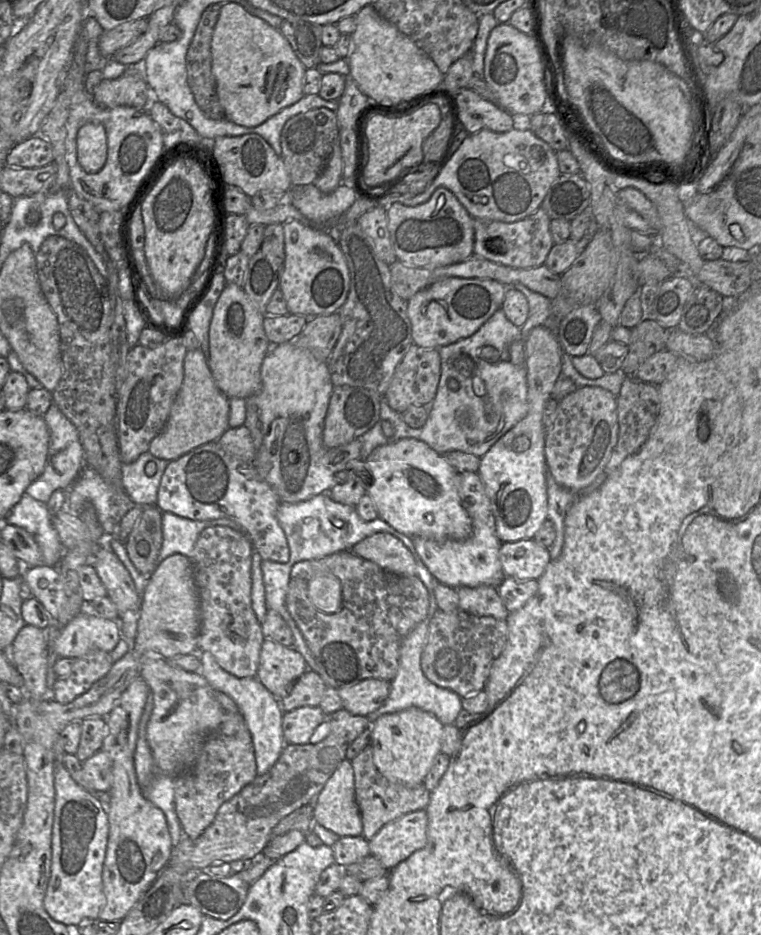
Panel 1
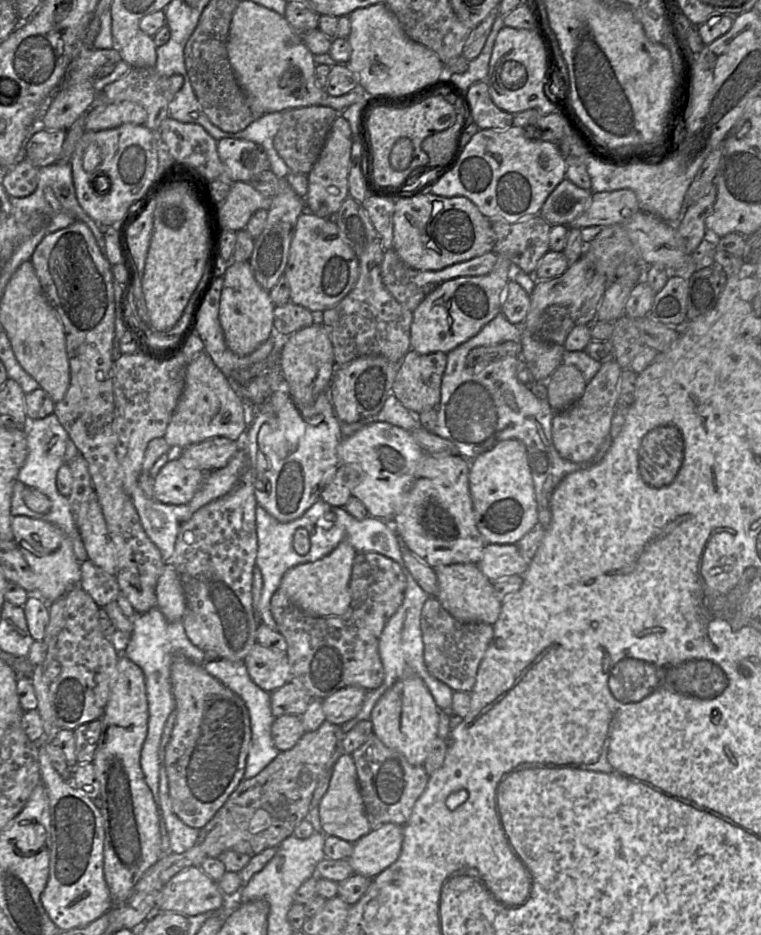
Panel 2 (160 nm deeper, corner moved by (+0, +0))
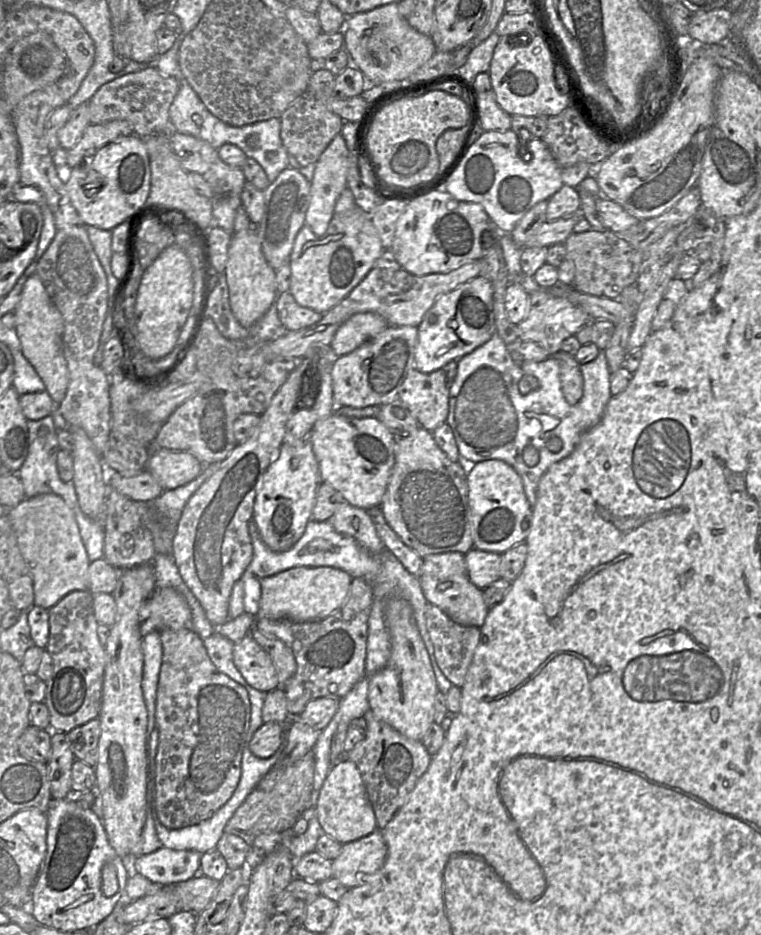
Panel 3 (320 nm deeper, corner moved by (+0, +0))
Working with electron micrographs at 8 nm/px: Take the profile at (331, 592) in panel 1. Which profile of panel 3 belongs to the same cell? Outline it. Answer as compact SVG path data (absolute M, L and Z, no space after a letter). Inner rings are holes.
M297 566L262 579L257 617L307 622L323 619L345 602L353 577L331 566Z

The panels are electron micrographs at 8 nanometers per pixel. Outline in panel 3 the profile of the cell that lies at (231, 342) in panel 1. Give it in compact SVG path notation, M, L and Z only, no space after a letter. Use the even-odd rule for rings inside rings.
M257 226L232 234L223 273L228 285L230 309L240 325L249 328L265 314L279 294L275 283L276 271L263 255Z

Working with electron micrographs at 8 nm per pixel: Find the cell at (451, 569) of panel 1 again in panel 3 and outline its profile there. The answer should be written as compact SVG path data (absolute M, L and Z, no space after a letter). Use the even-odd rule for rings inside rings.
M423 427L407 437L396 438L394 455L394 466L381 501L381 510L393 531L422 558L431 554L452 551L465 554L470 551L474 543L470 526L467 477L461 464L450 460L439 448L432 433Z

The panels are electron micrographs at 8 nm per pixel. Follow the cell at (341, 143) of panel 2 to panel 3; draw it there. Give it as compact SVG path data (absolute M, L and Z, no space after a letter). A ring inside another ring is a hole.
M337 134L315 163L313 178L310 182L309 204L305 214L305 224L316 235L323 235L334 215L336 201L347 187L349 150L343 136Z

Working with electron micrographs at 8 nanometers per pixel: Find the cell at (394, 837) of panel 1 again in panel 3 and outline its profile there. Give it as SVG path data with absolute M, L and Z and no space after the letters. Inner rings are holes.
M381 829L343 844L340 854L332 860L333 877L348 889L355 888L384 865L387 852Z

